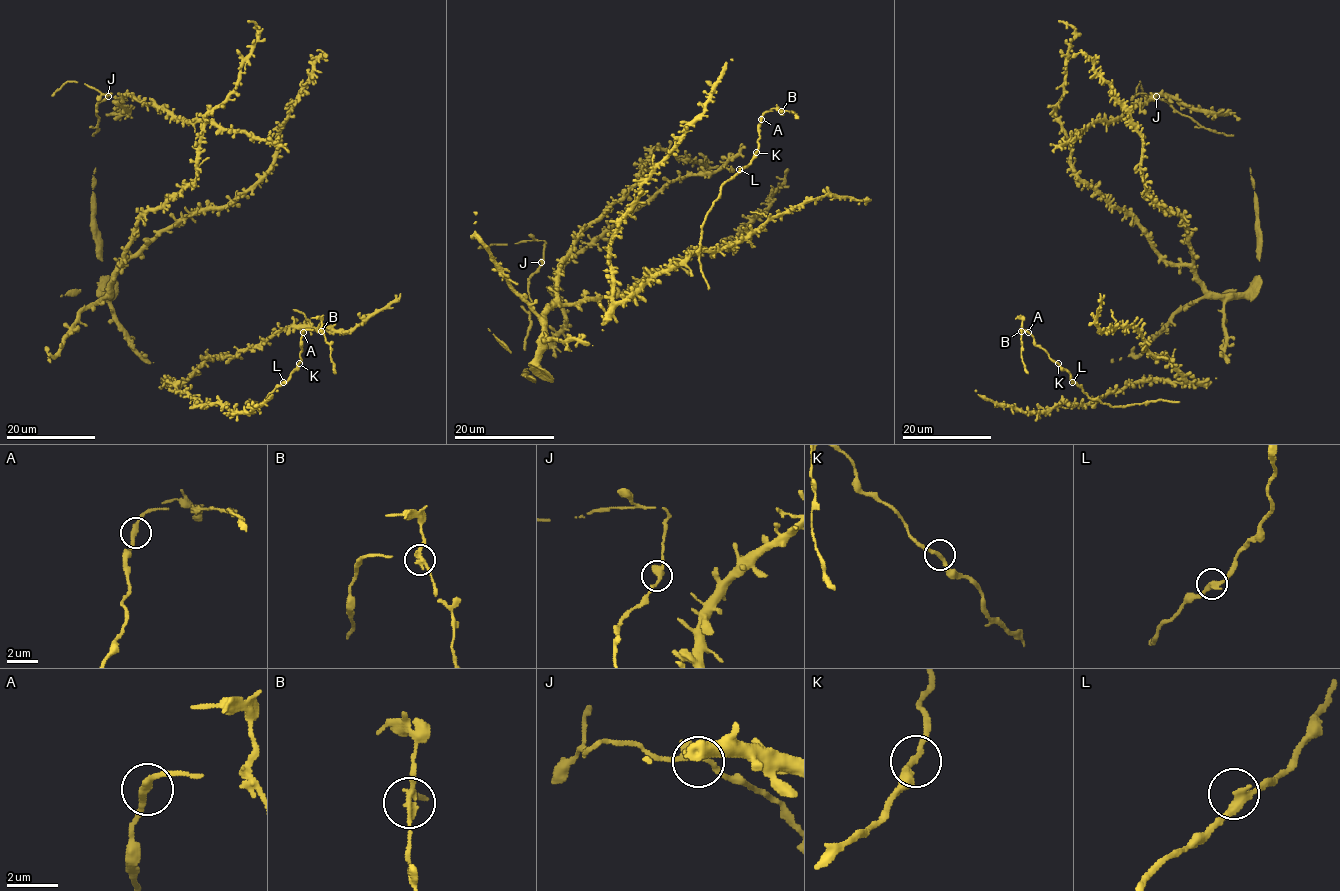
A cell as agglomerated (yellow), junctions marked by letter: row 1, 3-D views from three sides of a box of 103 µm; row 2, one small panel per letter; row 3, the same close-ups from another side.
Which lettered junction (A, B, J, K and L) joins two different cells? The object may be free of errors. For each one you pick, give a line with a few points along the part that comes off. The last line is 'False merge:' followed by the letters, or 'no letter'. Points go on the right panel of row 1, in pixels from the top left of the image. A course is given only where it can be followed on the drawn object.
B: course (1021, 331), (1022, 321), (1019, 317)
False merge: B

